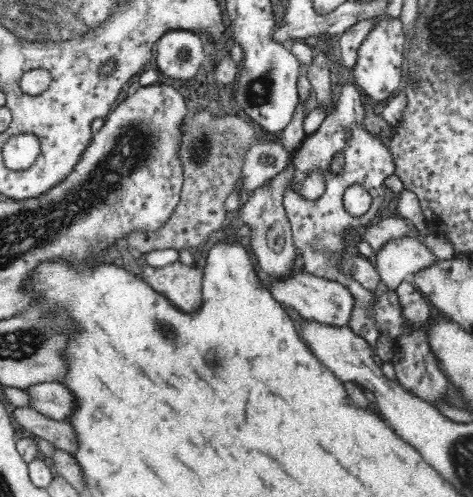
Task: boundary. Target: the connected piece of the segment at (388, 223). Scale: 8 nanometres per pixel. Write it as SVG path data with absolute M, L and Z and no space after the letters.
M396 216L382 219L378 221L378 224L374 224L374 226L370 226L366 230L366 234L363 234L363 241L366 241L372 250L377 251L387 242L395 241L402 237L413 237L412 230L415 230L415 228L408 226L407 221Z

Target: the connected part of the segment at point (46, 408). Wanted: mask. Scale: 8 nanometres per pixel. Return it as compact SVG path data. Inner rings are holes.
M42 383L25 391L30 396L28 407L57 421L70 420L79 407L77 396L63 383Z

